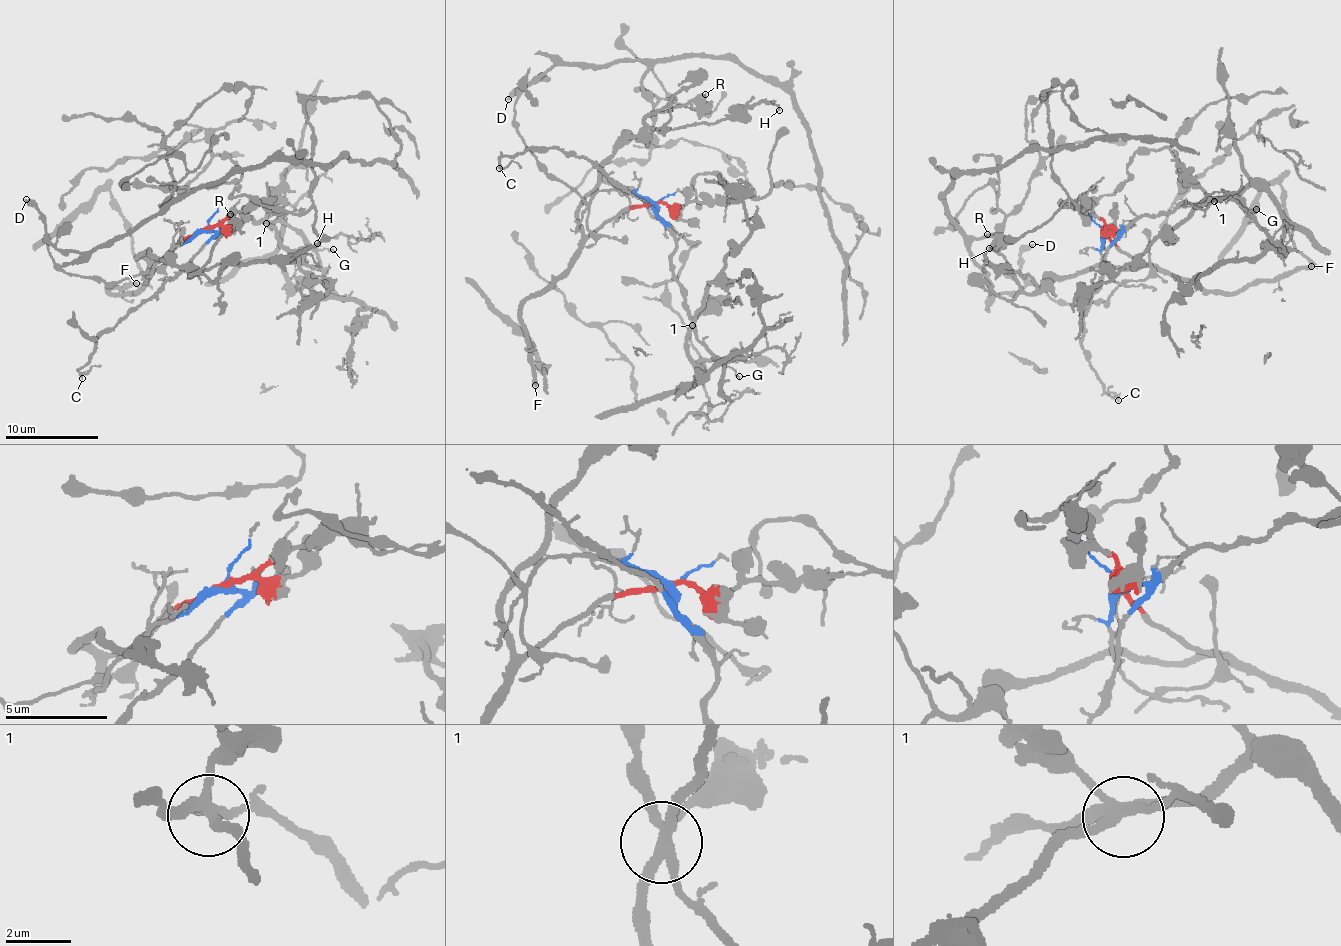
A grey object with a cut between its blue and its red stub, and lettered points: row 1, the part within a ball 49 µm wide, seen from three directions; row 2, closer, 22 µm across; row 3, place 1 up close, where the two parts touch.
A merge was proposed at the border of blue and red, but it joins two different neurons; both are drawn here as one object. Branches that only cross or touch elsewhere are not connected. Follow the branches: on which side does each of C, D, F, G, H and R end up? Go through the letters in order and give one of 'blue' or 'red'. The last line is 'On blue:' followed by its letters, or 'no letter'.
C: blue
D: blue
F: red
G: blue
H: red
R: red
On blue: C, D, G

